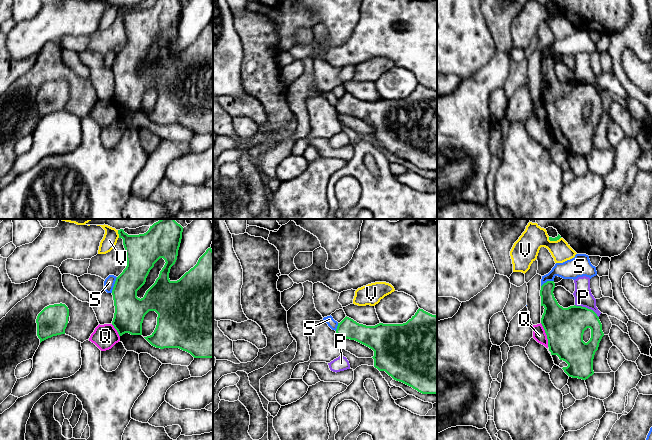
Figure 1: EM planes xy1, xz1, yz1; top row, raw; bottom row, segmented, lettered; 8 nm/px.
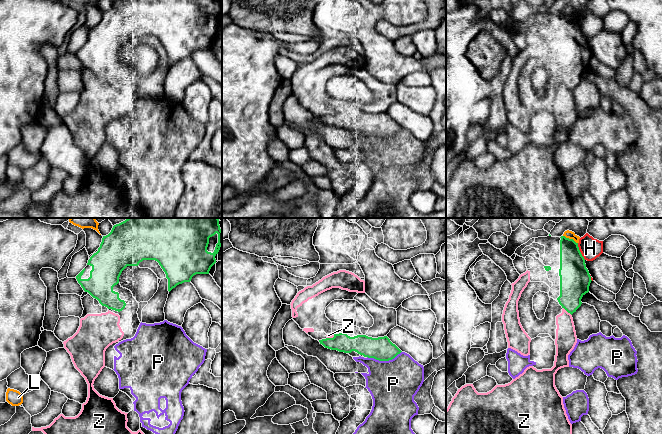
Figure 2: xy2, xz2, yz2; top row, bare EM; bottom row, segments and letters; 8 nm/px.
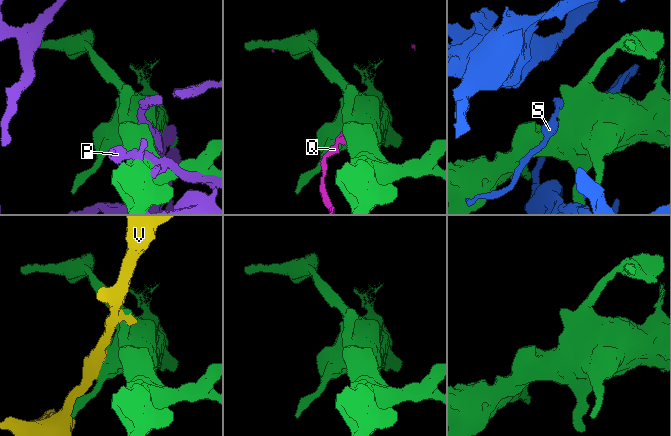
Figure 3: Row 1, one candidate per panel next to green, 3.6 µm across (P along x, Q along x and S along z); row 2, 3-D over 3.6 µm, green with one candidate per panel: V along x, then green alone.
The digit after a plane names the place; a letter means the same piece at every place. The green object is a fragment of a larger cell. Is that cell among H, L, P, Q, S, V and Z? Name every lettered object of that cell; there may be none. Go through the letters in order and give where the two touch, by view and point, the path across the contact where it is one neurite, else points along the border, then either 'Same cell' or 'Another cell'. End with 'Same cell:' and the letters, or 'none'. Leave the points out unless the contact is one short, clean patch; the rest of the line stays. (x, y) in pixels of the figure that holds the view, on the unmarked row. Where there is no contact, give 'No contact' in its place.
H: Touches green at yz2 (579, 27). Another cell
L: Touches green at yz2 (570, 15). Boundary: yz2 (563, 11), (572, 14), (577, 19). Another cell
P: Touches green at xz2 (384, 136). Another cell
Q: Touches green at yz1 (546, 110). Another cell
S: Touches green at xy1 (114, 61). Another cell
V: Touches green at yz1 (554, 16). Another cell
Z: Touches green at yz2 (567, 87). Path across: yz2 (574, 57), (567, 87), (566, 115). Same cell
Same cell: Z

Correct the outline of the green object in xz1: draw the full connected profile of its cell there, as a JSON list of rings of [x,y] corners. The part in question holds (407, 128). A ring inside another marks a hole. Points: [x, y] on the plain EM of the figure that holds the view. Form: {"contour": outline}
{"contour": [[[418,85],[403,100],[366,102],[349,93],[338,99],[338,113],[355,116],[374,127],[374,143],[422,170],[437,170],[437,92]]]}

